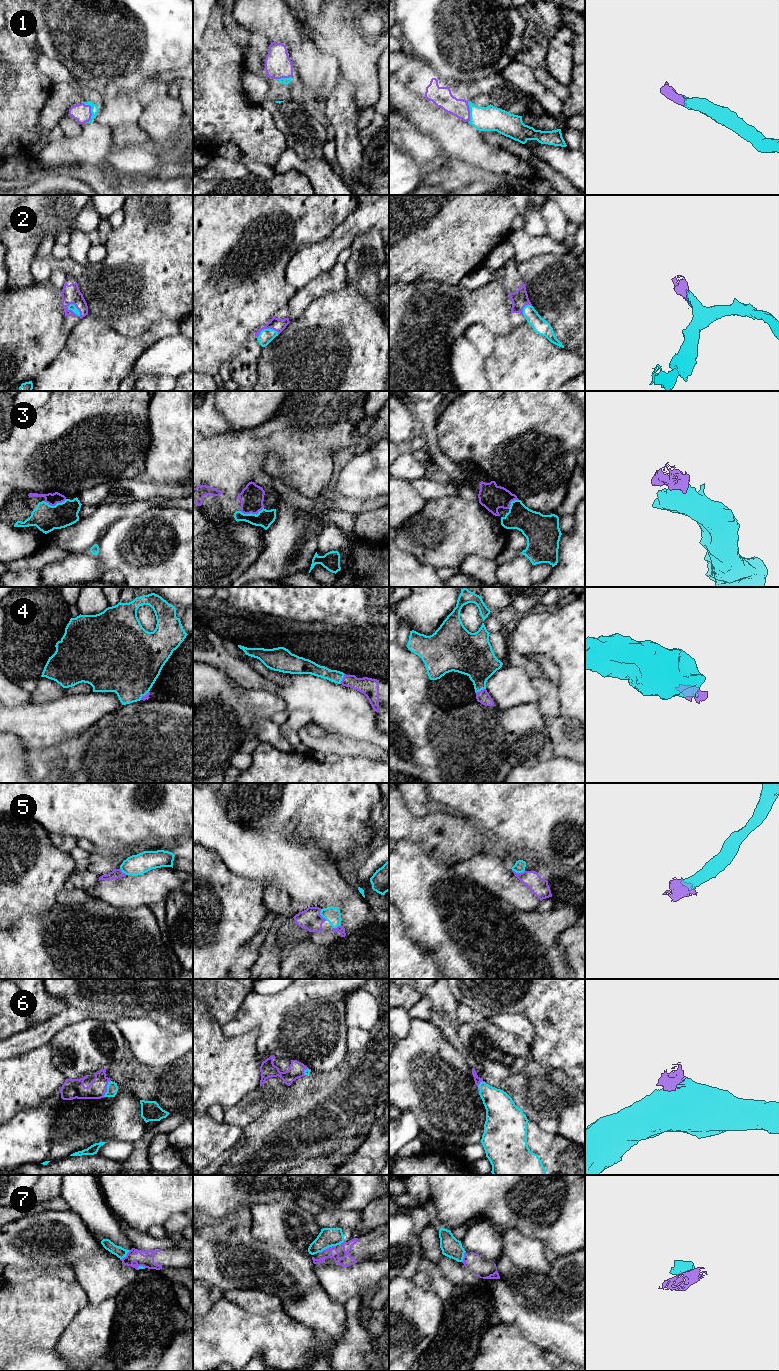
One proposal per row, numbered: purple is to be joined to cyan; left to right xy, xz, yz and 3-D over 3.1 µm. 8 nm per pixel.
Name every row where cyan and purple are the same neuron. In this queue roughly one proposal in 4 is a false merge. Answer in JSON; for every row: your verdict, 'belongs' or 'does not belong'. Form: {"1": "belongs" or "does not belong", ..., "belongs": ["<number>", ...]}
{"1": "belongs", "2": "belongs", "3": "belongs", "4": "belongs", "5": "belongs", "6": "belongs", "7": "does not belong", "belongs": ["1", "2", "3", "4", "5", "6"]}

